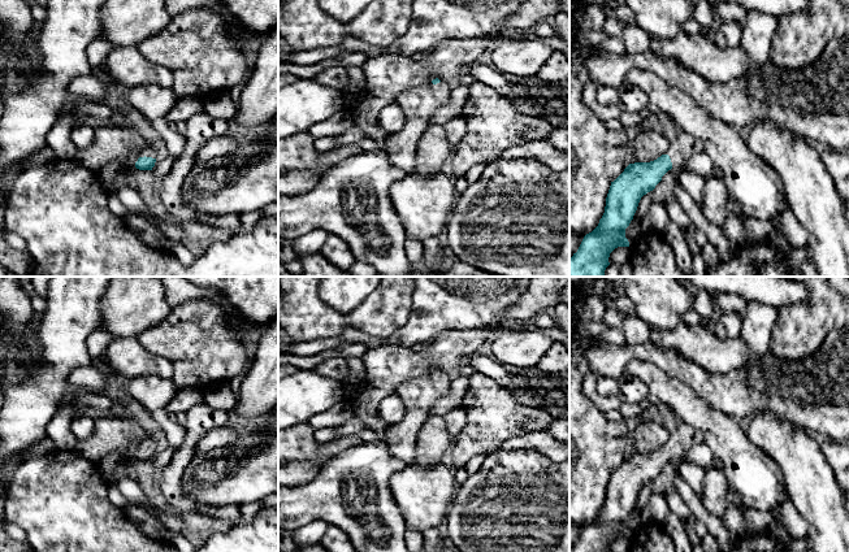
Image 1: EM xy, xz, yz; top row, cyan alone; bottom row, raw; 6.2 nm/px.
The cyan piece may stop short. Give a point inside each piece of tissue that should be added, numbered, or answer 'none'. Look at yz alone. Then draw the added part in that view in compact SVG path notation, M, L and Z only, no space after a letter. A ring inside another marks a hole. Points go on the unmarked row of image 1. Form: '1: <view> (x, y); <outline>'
1: yz (684, 437); M683 421L671 433L666 445L671 449L672 461L677 464L694 445L703 442L702 433Z

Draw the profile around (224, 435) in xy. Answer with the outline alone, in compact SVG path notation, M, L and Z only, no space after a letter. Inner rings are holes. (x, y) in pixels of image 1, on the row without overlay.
M229 426L217 427L205 434L195 447L195 456L215 448L229 445L235 438L235 430Z

